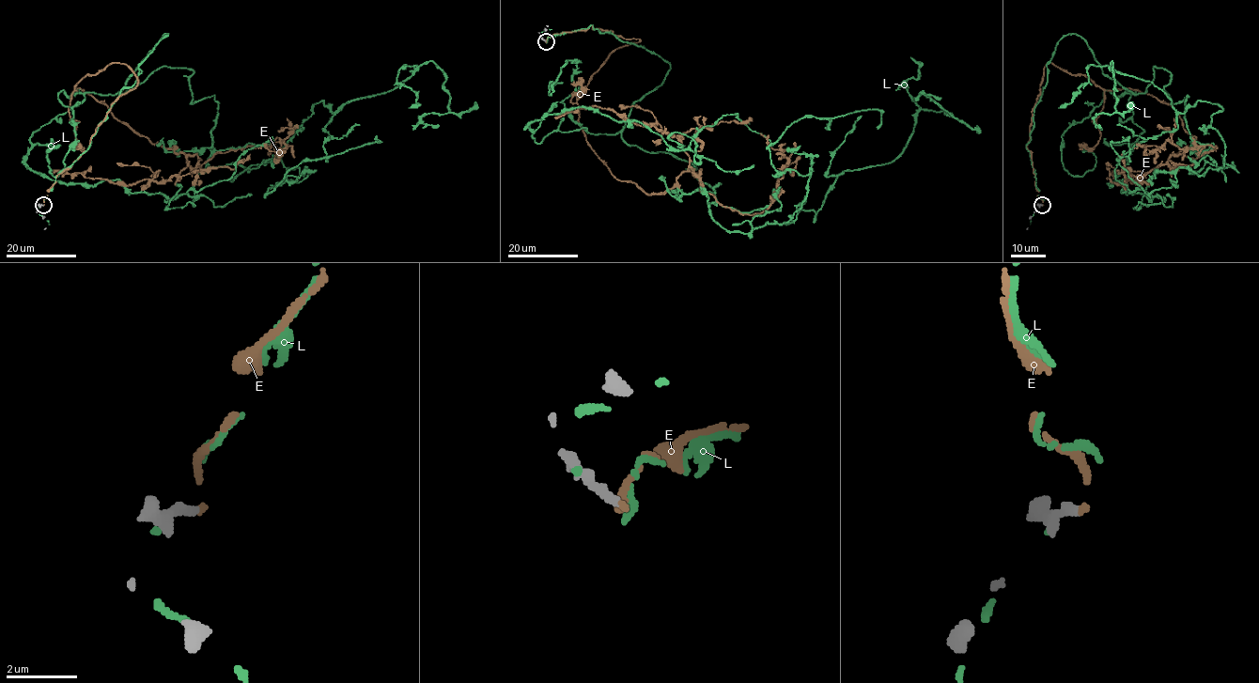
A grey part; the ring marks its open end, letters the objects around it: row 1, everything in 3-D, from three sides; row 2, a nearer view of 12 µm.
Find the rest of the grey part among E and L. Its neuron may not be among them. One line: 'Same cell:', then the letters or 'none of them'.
Same cell: E

